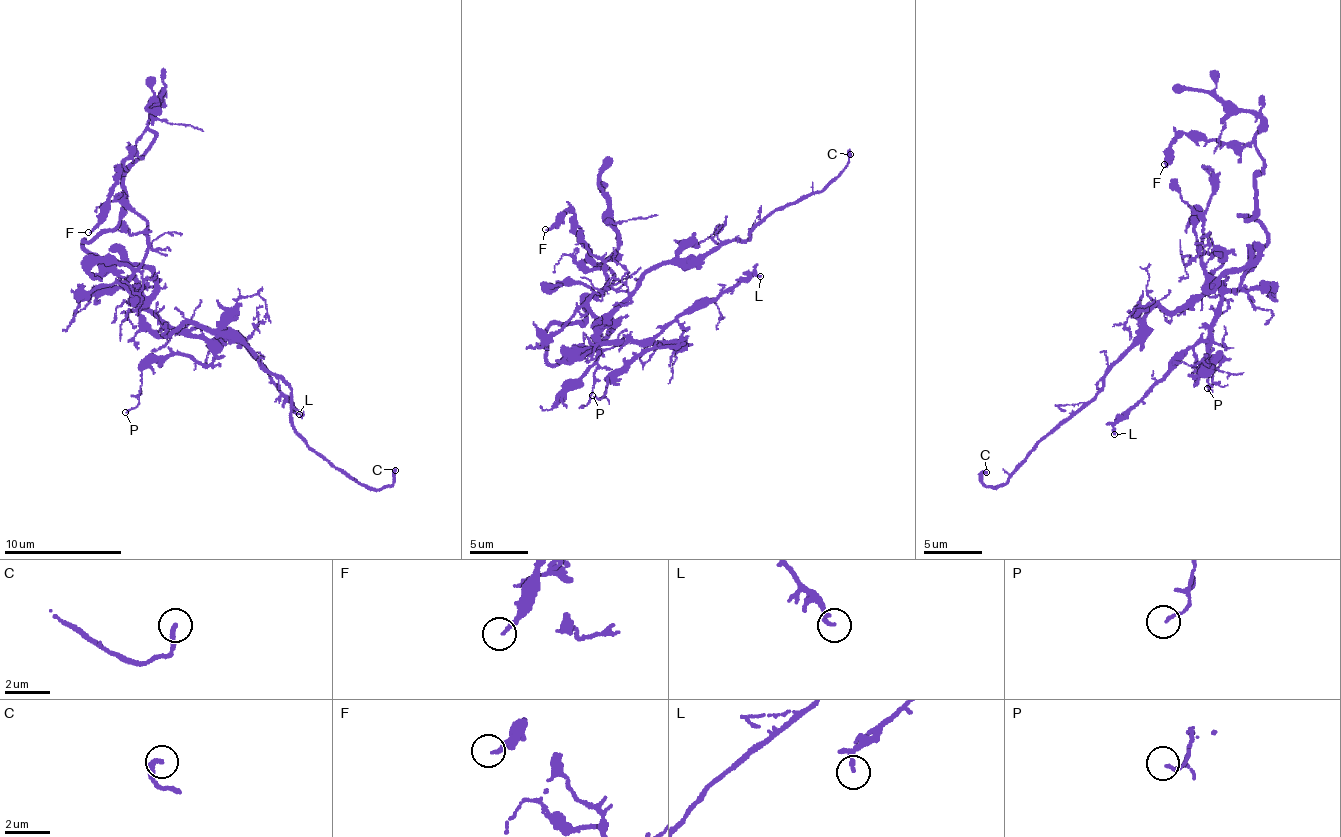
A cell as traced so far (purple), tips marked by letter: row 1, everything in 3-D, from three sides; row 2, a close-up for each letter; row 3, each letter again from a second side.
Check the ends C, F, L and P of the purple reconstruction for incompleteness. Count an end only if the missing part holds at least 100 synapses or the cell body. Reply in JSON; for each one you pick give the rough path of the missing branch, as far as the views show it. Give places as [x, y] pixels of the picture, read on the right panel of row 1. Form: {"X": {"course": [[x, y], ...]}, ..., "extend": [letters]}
{"C": {"course": [[986, 472], [1001, 481], [1018, 484], [1059, 481], [1083, 468]]}, "extend": ["C"]}

